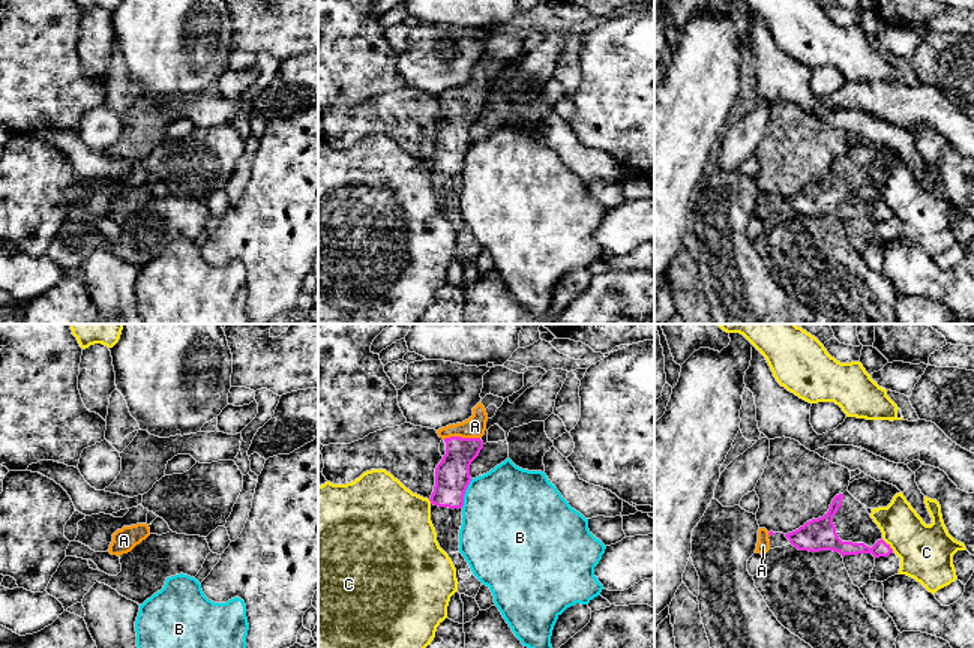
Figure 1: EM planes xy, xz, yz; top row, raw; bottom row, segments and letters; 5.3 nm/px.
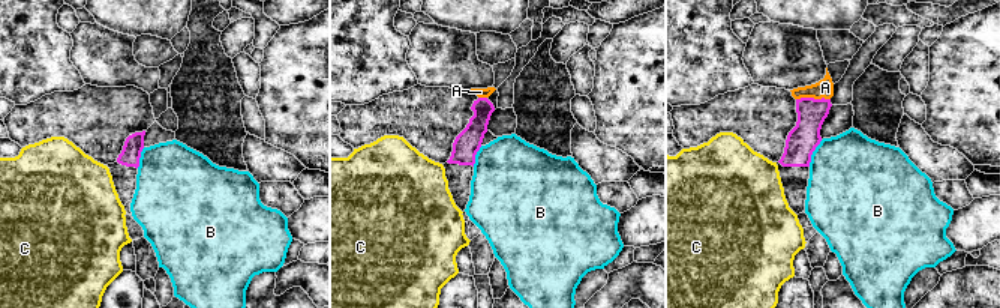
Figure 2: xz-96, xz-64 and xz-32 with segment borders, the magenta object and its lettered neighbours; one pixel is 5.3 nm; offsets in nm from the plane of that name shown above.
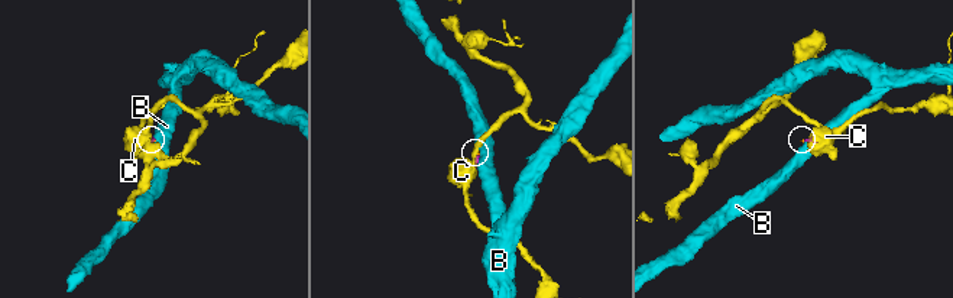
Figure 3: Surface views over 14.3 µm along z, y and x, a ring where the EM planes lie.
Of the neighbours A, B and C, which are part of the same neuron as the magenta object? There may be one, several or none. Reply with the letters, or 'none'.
A

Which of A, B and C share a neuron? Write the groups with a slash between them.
A / B / C

